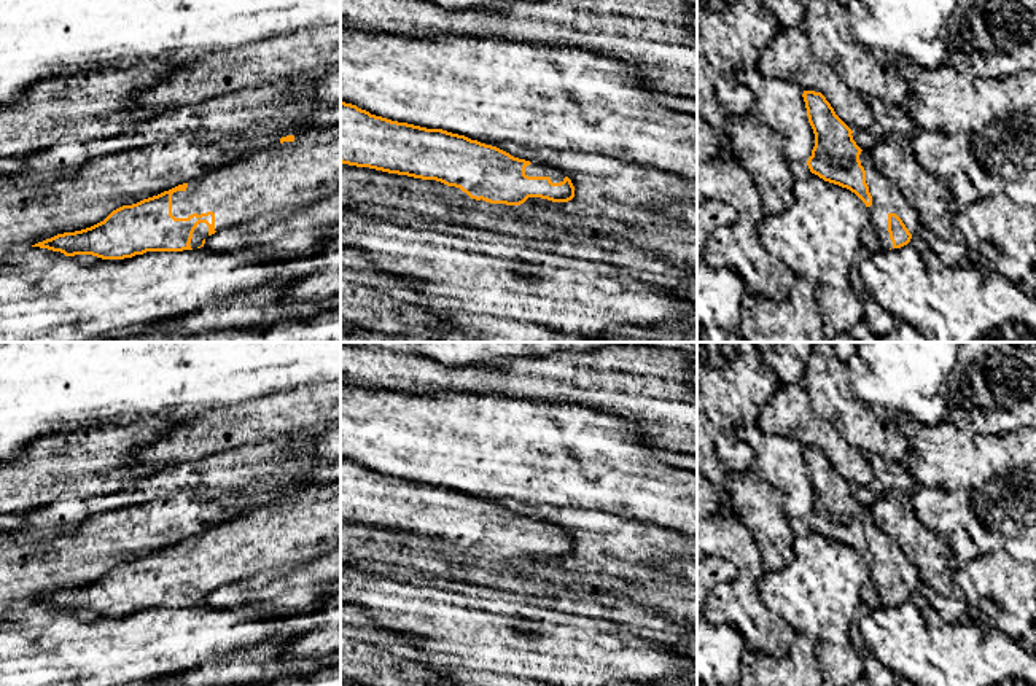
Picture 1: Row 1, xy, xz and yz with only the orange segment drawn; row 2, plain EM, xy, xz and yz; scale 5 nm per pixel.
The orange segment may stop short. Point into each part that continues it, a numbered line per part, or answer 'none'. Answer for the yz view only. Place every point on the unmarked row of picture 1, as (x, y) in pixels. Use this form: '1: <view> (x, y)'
1: yz (887, 554)

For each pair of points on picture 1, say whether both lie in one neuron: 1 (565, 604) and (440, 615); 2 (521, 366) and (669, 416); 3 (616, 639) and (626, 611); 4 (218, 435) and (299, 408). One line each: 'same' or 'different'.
1: different
2: same
3: different
4: same

